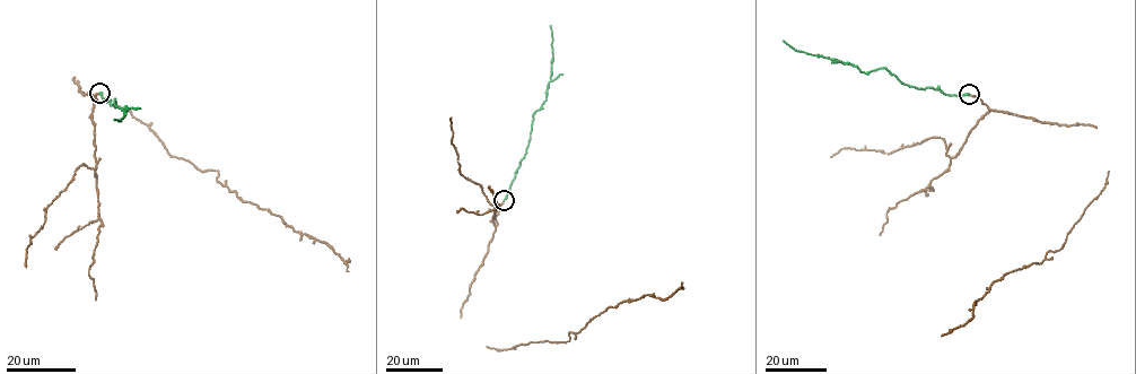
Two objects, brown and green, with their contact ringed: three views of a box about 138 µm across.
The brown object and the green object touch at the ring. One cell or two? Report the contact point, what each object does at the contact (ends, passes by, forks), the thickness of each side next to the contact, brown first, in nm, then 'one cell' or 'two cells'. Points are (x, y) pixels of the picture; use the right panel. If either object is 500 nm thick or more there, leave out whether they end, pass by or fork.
at (969, 94); brown ends there; green ends there; 170 nm thick on the brown side, 360 nm on the other; one cell

